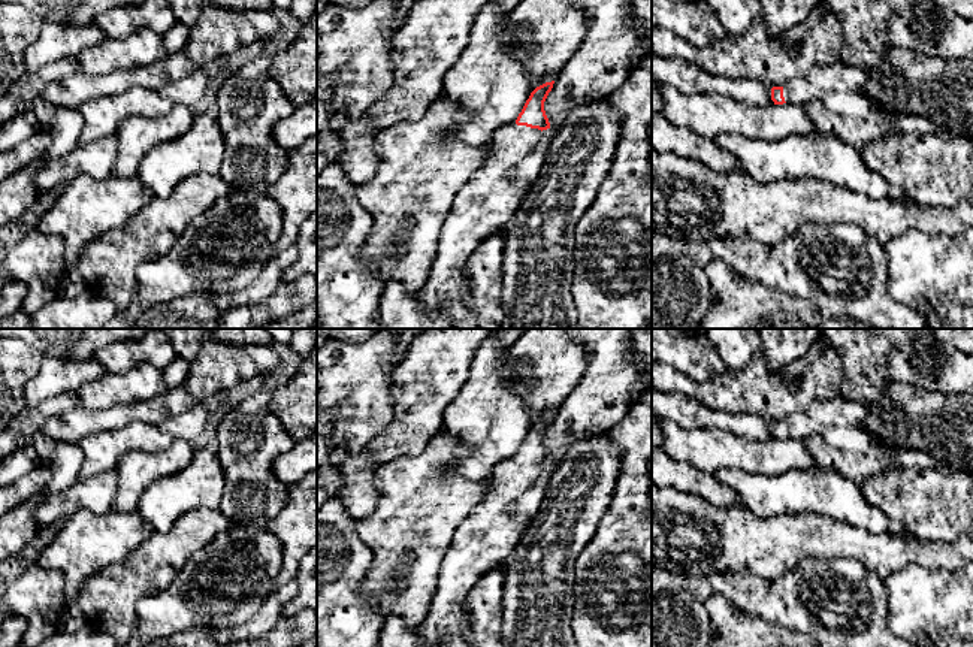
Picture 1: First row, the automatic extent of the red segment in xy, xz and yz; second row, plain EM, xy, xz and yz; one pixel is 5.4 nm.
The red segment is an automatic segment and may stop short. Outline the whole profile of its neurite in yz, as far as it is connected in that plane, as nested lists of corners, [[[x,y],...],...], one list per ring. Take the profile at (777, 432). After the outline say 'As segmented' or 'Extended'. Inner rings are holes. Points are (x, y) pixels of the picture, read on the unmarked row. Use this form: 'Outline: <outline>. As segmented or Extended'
Outline: [[[841,396],[833,399],[818,399],[803,411],[788,415],[783,421],[771,423],[774,439],[803,441],[819,433],[824,426],[861,429],[867,418],[867,405],[847,400]]]. Extended

